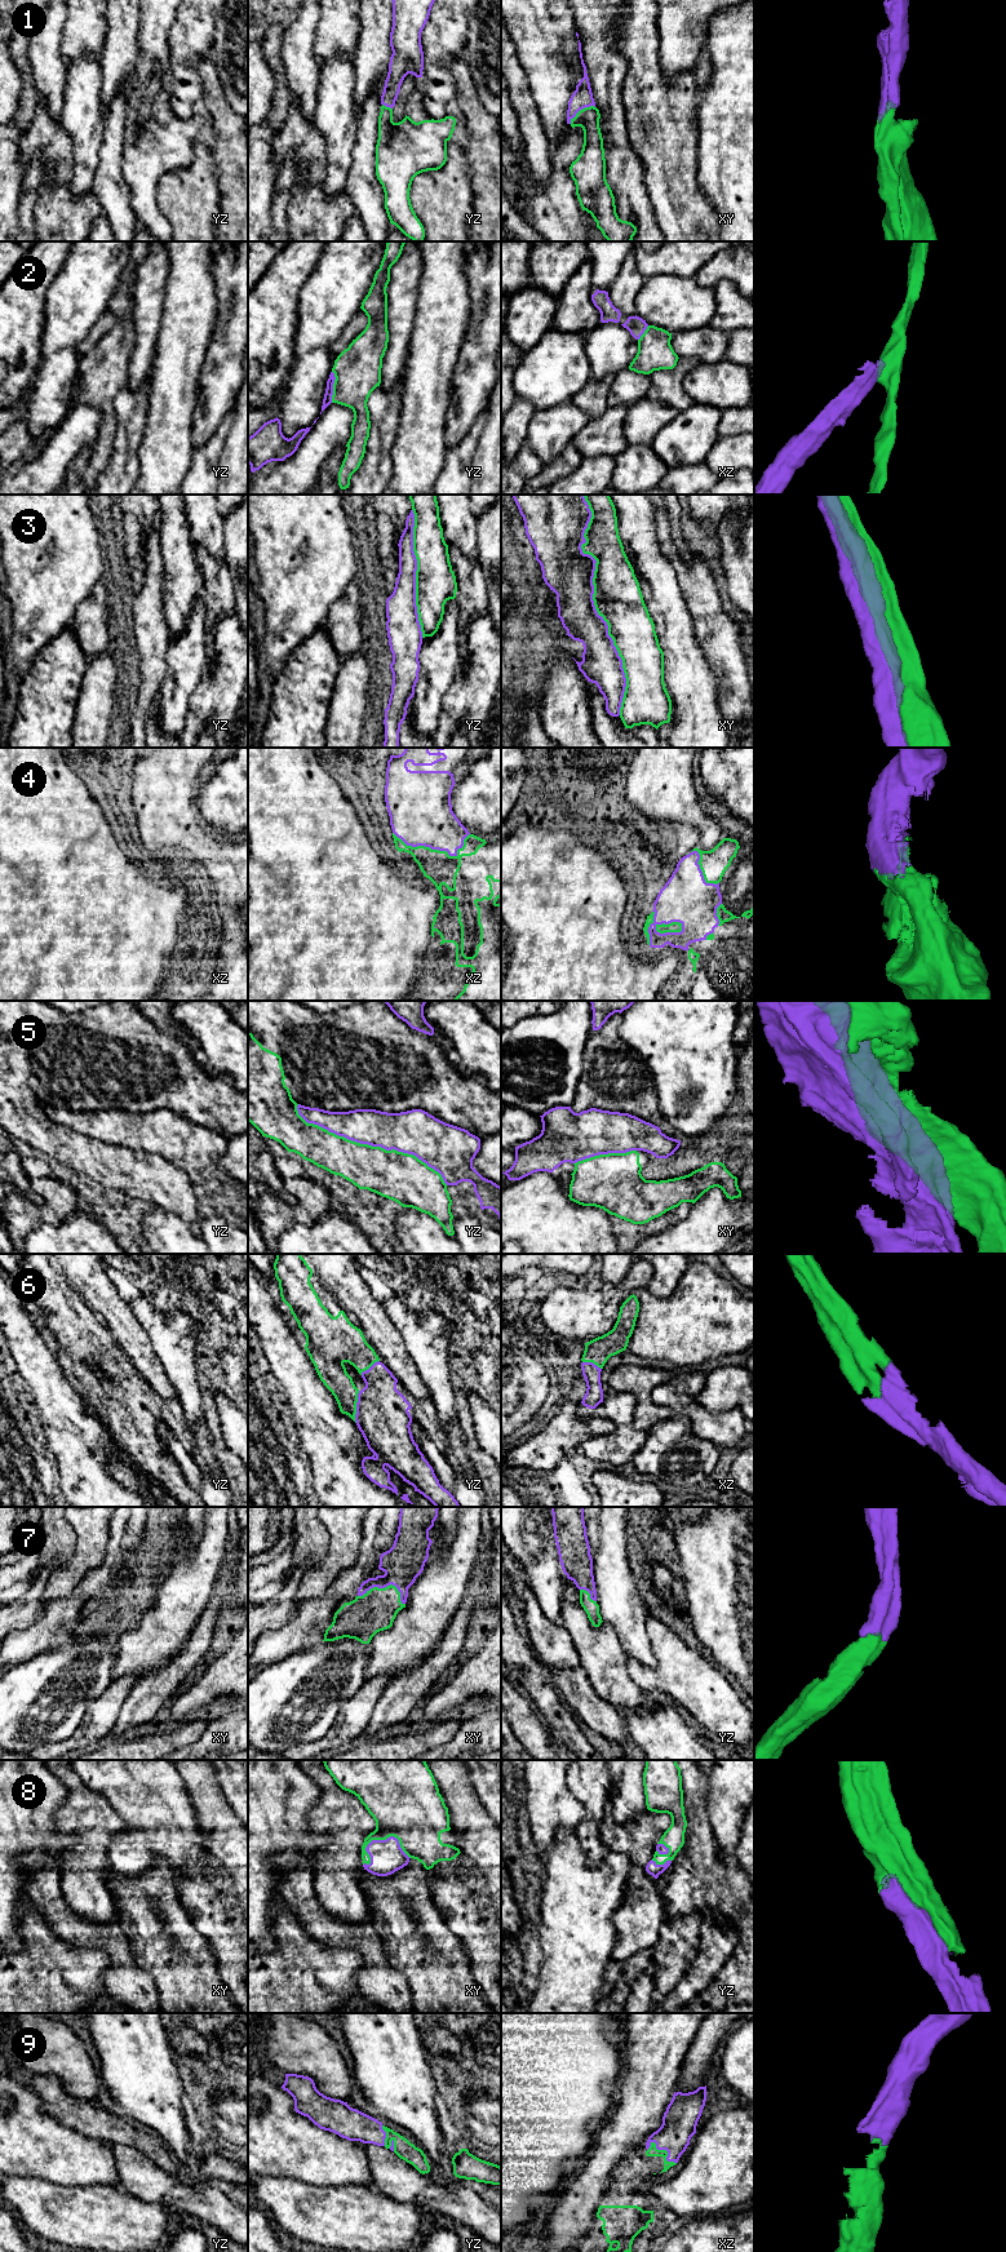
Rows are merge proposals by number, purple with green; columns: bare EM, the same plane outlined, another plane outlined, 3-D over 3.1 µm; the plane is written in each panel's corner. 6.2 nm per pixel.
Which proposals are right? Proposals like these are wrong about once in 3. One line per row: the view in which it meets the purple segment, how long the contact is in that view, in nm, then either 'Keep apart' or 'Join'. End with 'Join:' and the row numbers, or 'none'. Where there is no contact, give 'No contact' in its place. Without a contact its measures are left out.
1: Touches purple in xy. Shared border 190 nm. Join
2: Touches purple in yz. Shared border 200 nm. Keep apart
3: Touches purple in xy. Shared border 1400 nm. Keep apart
4: Touches purple in xz. Shared border 480 nm. Join
5: Touches purple in yz. Shared border 1050 nm. Keep apart
6: Touches purple in yz. Shared border 200 nm. Join
7: Touches purple in xy. Shared border 300 nm. Join
8: Touches purple in xy. Shared border 300 nm. Join
9: Touches purple in xz. Shared border 220 nm. Join
Join: 1, 4, 6, 7, 8, 9

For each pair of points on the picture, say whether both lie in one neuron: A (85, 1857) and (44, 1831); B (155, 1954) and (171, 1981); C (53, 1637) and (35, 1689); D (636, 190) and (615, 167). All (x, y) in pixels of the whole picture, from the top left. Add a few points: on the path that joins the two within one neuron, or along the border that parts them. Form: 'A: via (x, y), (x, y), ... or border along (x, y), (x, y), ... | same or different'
A: border along (54, 1818), (60, 1831), (75, 1838), (57, 1860) | different
B: via (162, 1960), (163, 1967), (171, 1975) | same
C: border along (69, 1640), (21, 1662) | different
D: via (630, 185), (620, 172) | same

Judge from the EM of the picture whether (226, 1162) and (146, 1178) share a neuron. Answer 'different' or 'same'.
different

